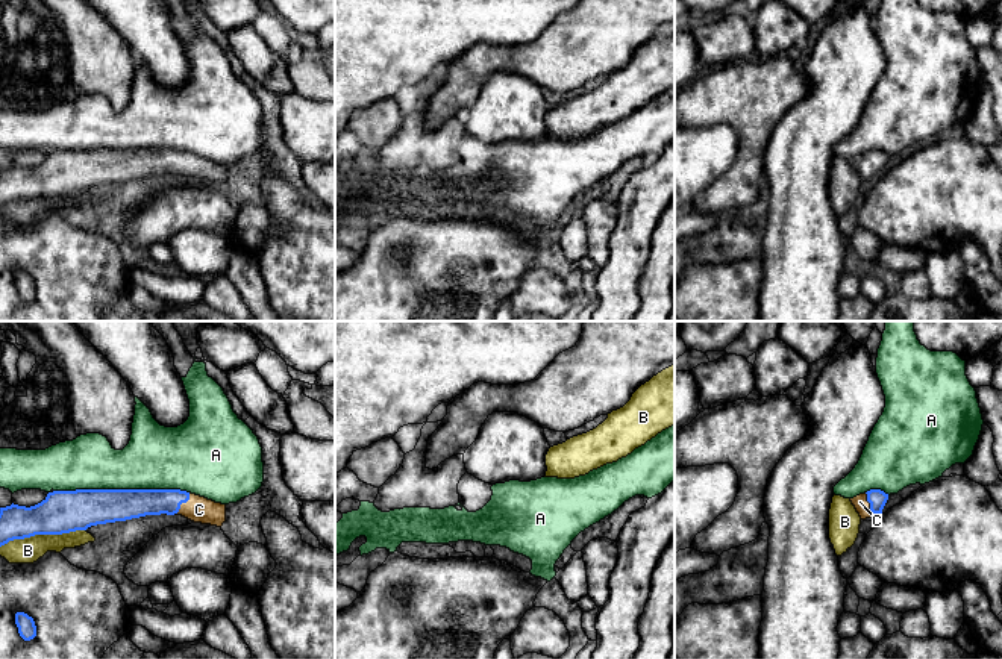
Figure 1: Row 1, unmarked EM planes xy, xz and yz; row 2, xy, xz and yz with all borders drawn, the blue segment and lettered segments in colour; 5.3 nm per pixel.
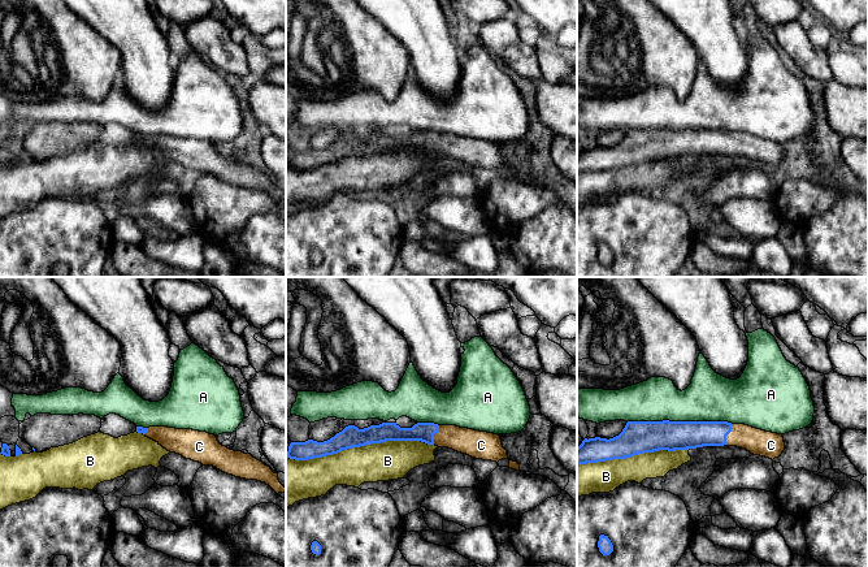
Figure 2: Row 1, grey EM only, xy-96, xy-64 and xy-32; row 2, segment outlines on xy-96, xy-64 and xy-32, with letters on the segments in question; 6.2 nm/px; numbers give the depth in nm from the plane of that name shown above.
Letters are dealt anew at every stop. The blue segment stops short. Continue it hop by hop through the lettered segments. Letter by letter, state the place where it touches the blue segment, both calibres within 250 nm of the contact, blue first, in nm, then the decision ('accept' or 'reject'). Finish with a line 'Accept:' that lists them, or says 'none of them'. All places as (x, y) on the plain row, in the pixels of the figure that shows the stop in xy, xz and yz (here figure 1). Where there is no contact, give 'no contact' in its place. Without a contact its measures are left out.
A: contact xy (122, 150); calibres 220 and 340 nm; reject
B: contact xy (43, 194); calibres 220 and 140 nm; reject
C: contact xy (182, 162); calibres 150 and 140 nm; accept
Accept: C

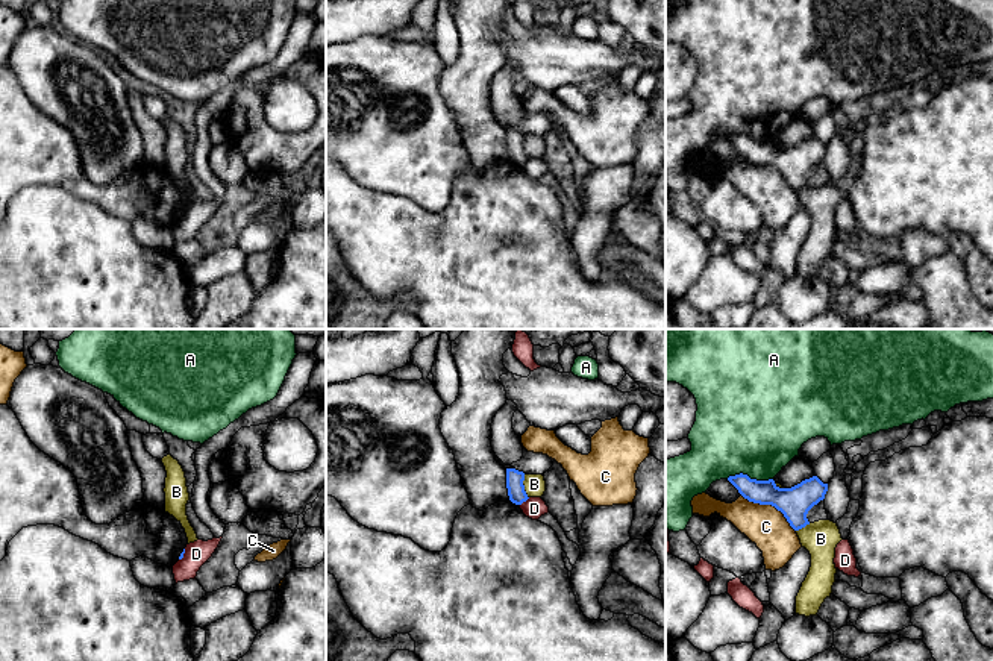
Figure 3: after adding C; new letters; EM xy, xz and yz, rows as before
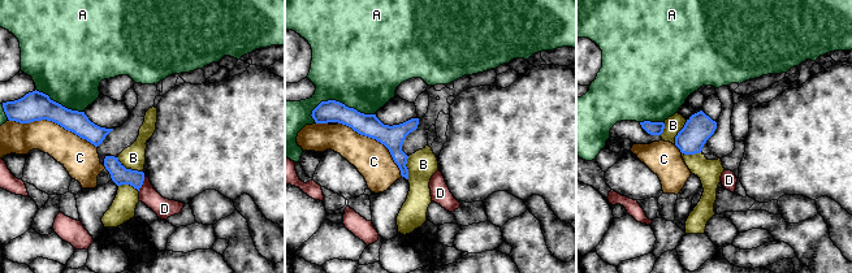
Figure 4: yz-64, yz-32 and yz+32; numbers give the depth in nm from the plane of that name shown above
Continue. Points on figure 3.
A: contact yz (748, 137); calibres 140 and 480 nm; reject
B: contact xz (523, 147); calibres 100 and 110 nm; reject
C: contact yz (770, 164); calibres 170 and 220 nm; reject
D: contact xz (523, 161); calibres 100 and 110 nm; reject
Accept: none of them

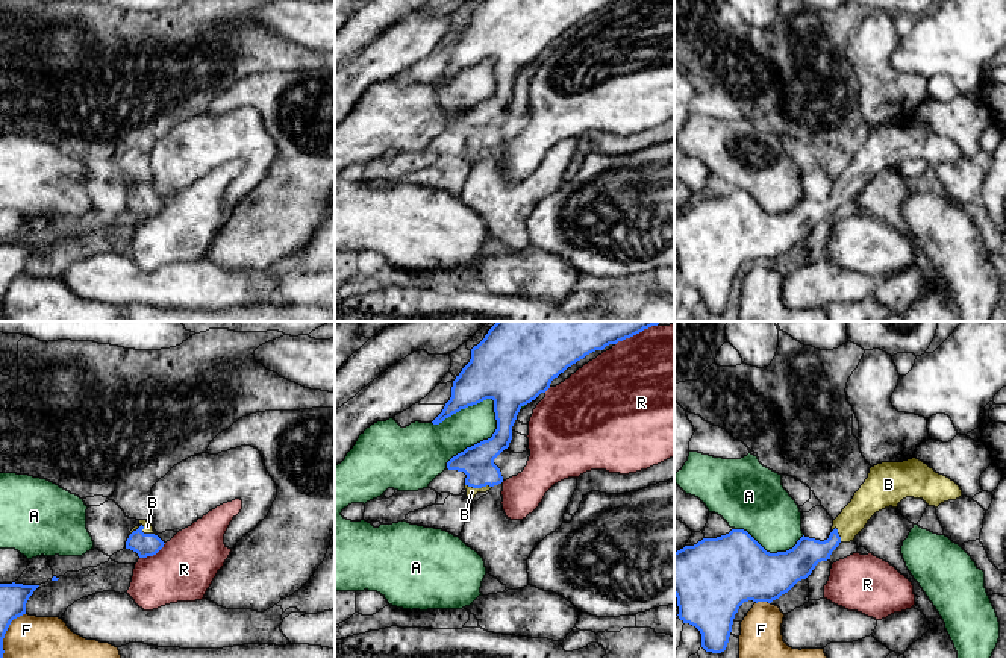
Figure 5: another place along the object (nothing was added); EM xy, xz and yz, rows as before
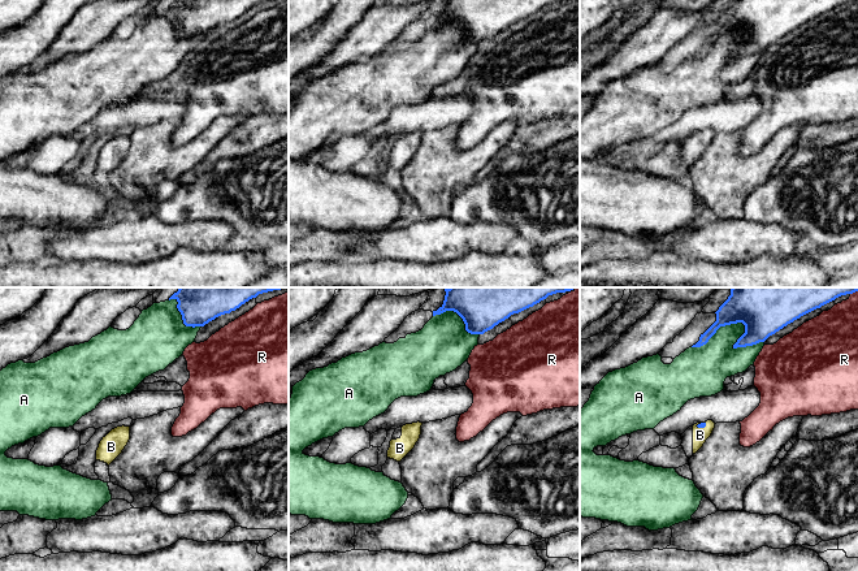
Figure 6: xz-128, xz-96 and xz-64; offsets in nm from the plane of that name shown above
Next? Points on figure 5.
A: contact xz (485, 100); calibres 180 and 200 nm; reject
B: contact xy (143, 187); calibres 130 and 50 nm; accept
F: contact yz (762, 261); calibres 380 and 240 nm; reject
R: contact xy (152, 216); calibres 130 and 320 nm; reject
Accept: B

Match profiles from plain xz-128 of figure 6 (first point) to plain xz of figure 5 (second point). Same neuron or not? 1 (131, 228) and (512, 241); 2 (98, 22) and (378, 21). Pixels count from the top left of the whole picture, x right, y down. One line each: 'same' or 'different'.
1: different
2: different

